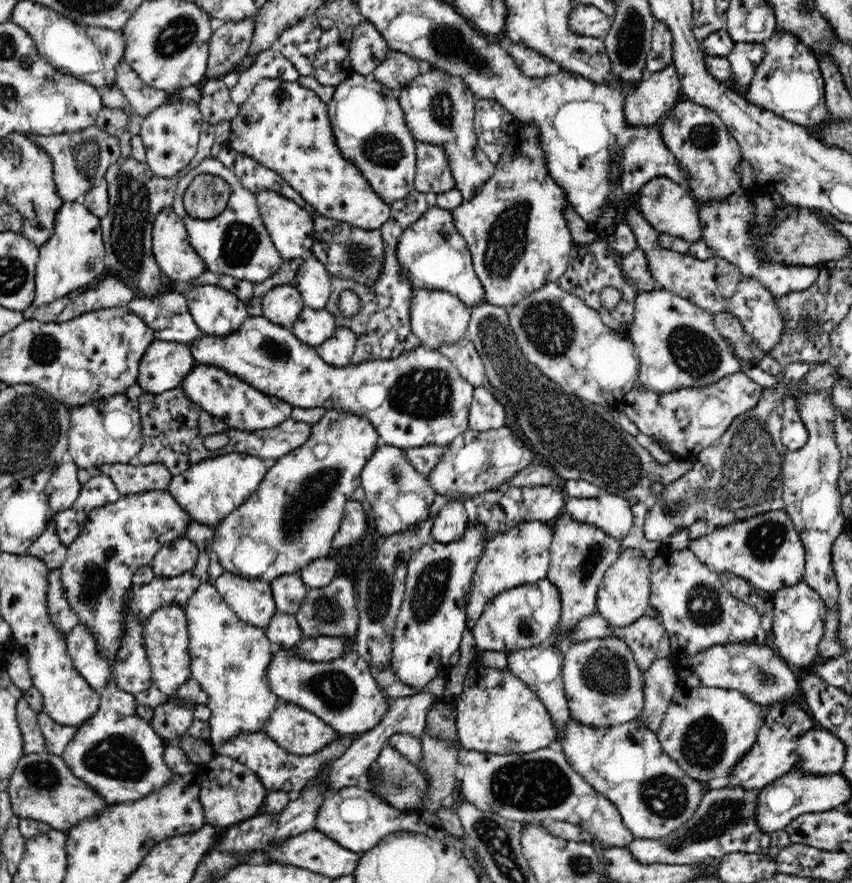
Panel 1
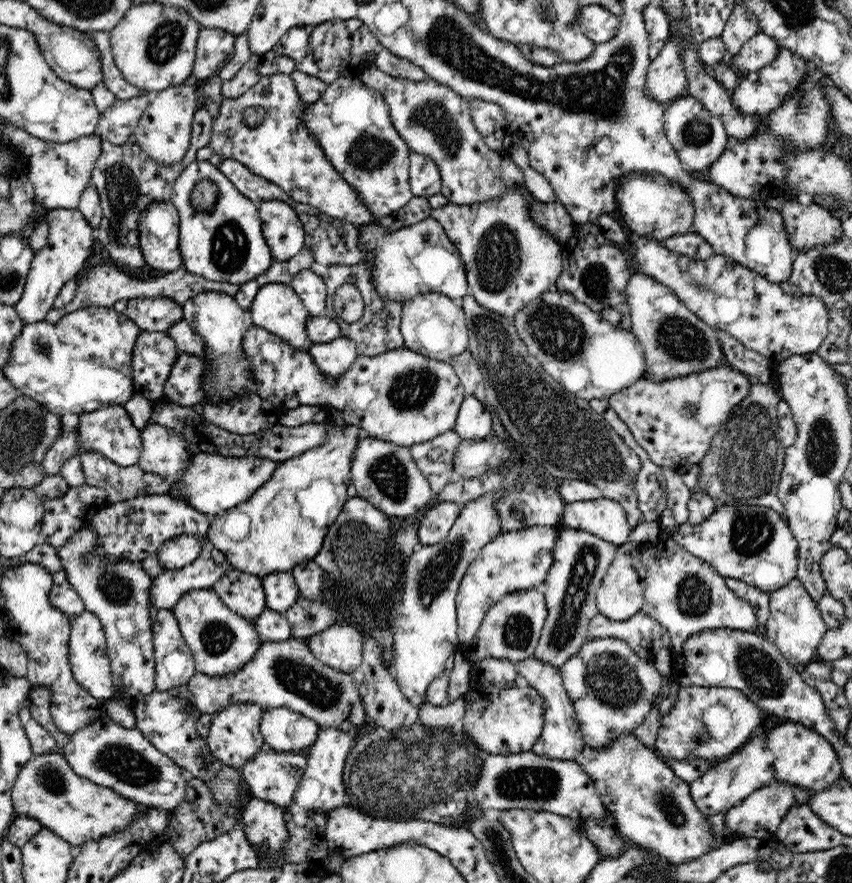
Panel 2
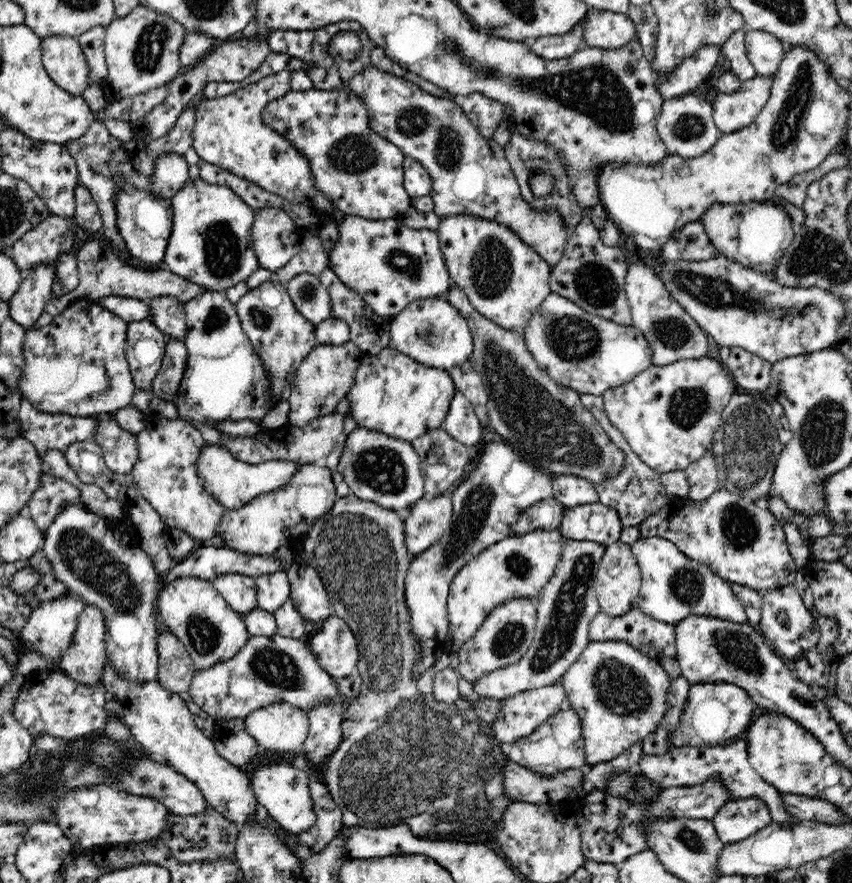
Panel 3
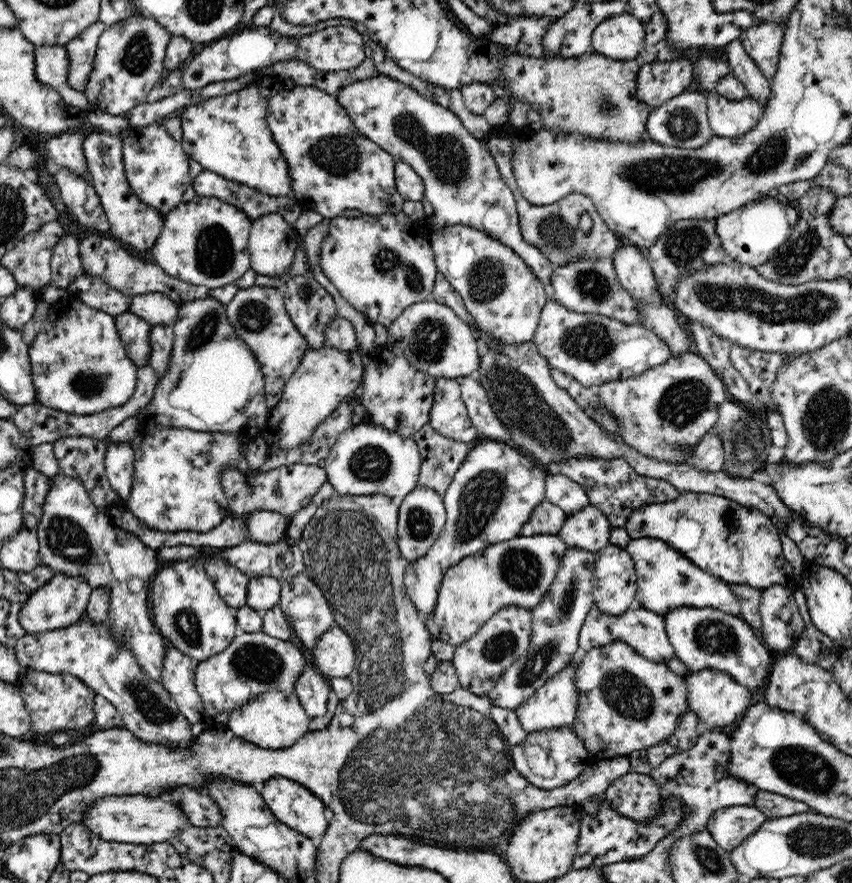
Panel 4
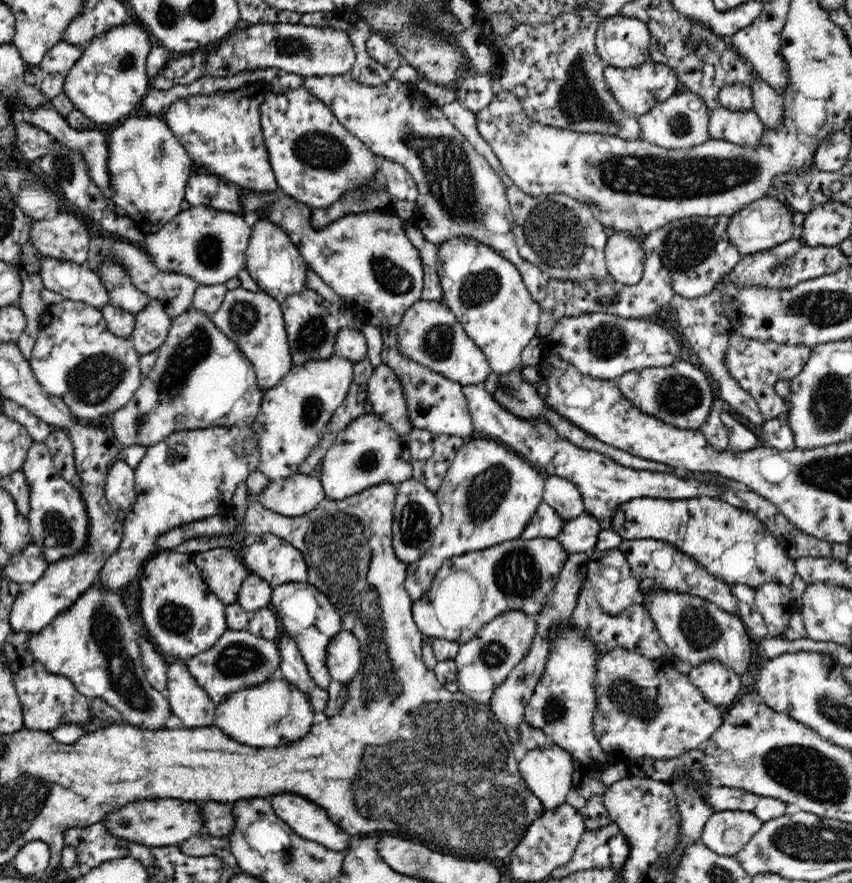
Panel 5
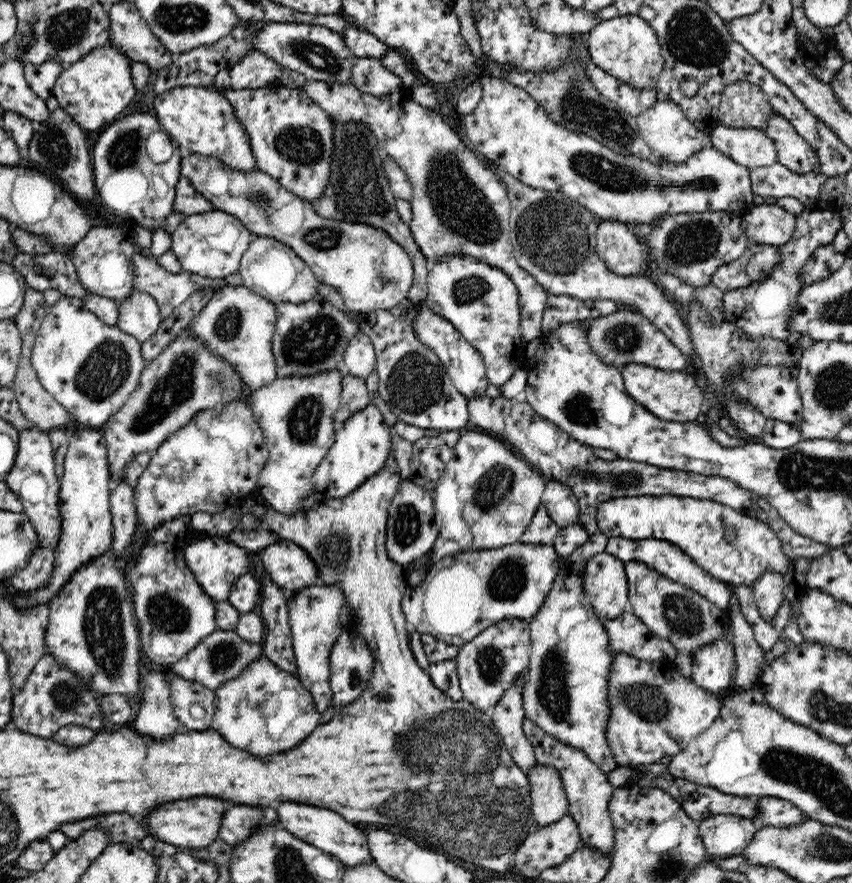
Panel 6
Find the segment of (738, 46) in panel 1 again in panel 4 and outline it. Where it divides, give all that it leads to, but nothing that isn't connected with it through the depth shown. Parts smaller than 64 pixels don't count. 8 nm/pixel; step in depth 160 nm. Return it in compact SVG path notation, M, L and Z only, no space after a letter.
M766 20L747 28L739 36L746 52L769 81L776 74L784 30L781 24Z

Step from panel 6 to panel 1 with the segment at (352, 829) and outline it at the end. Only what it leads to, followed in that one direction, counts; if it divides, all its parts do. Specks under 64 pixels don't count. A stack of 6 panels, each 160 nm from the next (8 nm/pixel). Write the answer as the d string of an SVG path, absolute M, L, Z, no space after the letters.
M262 730L257 733L242 733L237 737L231 738L228 742L217 748L217 753L231 756L252 770L259 778L262 787L264 787L265 795L267 795L276 791L289 793L290 791L300 790L306 785L308 780L316 777L316 774L322 768L322 764L326 764L332 758L342 756L344 750L350 746L351 742L352 739L350 739L350 736L340 736L338 739L330 742L330 744L320 748L318 752L314 752L314 754L302 754L300 756L283 750L281 746L278 746L277 742L274 742Z

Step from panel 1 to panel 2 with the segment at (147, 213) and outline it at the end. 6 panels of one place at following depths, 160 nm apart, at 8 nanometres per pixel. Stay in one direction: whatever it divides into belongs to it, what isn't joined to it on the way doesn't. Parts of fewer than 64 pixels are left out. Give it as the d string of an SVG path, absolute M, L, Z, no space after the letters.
M200 105L193 117L193 122L191 123L192 131L190 146L188 146L188 150L186 150L186 154L184 154L185 158L182 158L182 160L178 163L168 166L158 163L158 161L154 161L154 159L150 158L149 154L146 154L146 152L142 150L142 147L138 146L136 143L130 143L127 141L122 145L114 145L109 141L106 141L102 135L97 134L97 138L101 138L101 156L98 156L98 159L96 160L90 180L94 182L94 188L98 191L98 195L100 195L102 220L97 228L93 230L92 234L94 234L100 243L104 245L104 248L108 250L108 256L112 257L112 260L114 260L116 265L120 267L141 267L146 264L146 261L144 261L144 255L142 255L142 251L140 251L139 233L137 230L139 227L138 223L136 223L138 222L138 216L140 216L142 212L146 211L148 204L156 204L157 202L171 200L174 181L180 177L180 174L192 162L195 162L196 150L210 143L210 138L212 137L212 126L213 118L205 110L205 108Z

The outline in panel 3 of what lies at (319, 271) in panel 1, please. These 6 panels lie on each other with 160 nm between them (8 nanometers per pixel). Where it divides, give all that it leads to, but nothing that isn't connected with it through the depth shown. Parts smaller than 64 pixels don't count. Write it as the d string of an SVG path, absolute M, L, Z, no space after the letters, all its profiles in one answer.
M302 273L297 274L294 278L283 283L290 295L290 299L294 303L294 307L298 309L298 312L302 313L312 325L316 326L321 322L324 322L331 316L332 299L330 293L326 290L326 287L320 282L320 276L313 274Z

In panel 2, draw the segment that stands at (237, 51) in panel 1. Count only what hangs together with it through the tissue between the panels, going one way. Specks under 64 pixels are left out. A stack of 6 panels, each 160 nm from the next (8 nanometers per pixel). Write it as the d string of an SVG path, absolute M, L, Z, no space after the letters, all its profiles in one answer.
M204 26L196 38L196 52L194 52L194 66L192 74L200 80L207 81L216 76L219 69L229 60L234 51L235 36L222 29L209 29Z

